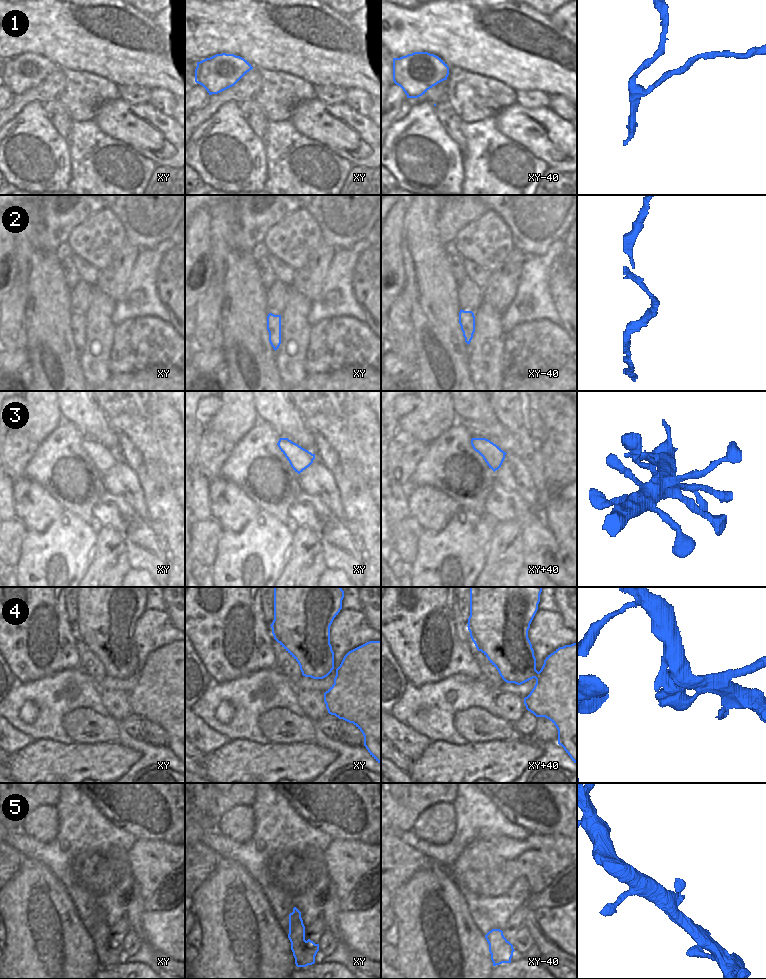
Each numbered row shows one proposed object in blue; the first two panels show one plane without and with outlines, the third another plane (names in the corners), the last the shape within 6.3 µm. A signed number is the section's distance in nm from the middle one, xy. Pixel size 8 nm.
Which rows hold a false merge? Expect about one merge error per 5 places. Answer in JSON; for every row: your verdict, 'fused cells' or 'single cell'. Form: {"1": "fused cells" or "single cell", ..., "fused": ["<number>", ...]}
{"1": "fused cells", "2": "single cell", "3": "single cell", "4": "single cell", "5": "single cell", "fused": ["1"]}

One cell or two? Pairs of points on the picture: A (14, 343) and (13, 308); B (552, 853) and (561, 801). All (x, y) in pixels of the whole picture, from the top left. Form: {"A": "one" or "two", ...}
{"A": "one", "B": "two"}

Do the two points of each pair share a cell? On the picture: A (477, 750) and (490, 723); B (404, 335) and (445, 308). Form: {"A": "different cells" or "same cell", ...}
{"A": "different cells", "B": "different cells"}

